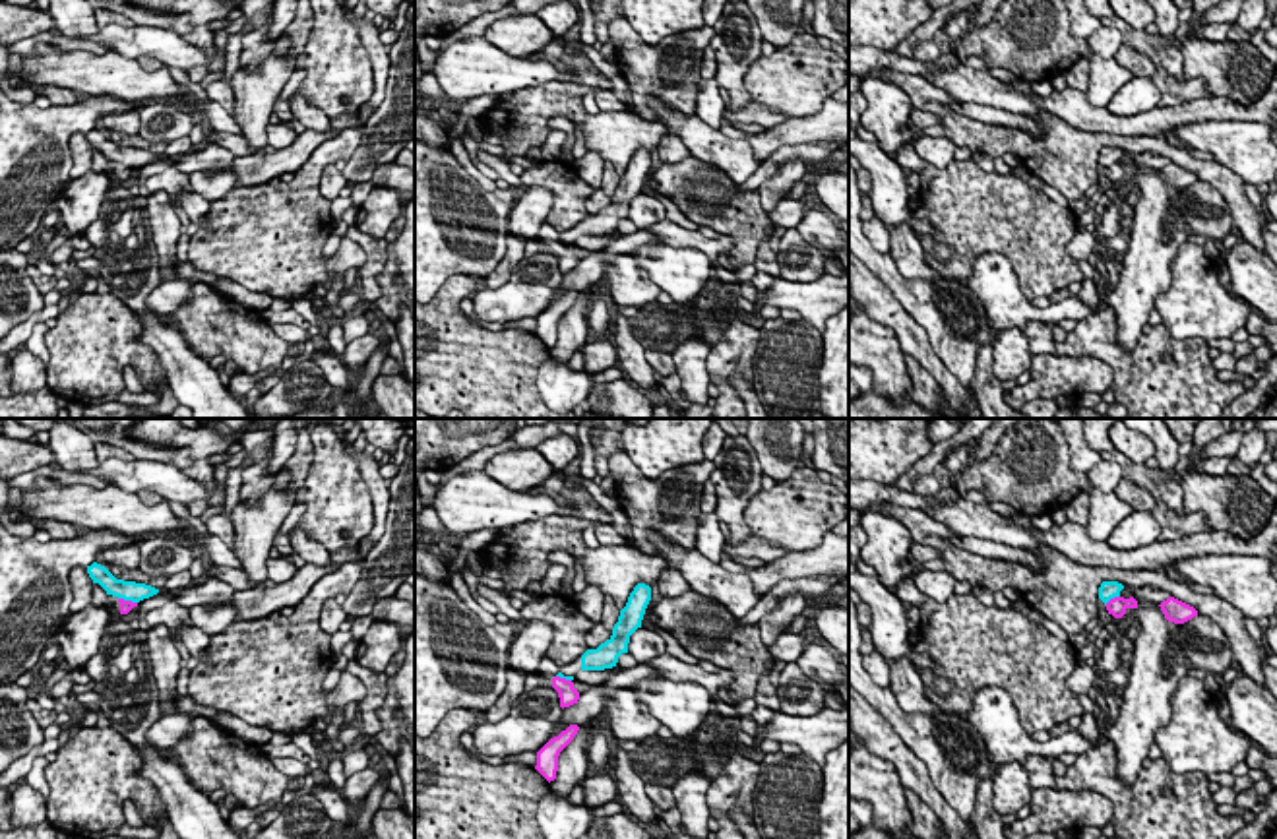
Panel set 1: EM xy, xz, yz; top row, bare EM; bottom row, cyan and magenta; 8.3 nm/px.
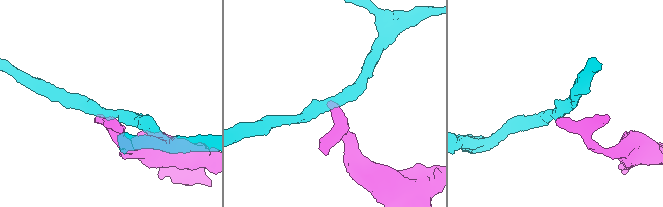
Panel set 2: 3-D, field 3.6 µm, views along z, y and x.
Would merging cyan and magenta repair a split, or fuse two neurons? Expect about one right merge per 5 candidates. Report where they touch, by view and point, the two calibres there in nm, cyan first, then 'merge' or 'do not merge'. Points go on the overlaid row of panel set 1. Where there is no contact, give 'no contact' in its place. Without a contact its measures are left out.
yz (1111, 597) | 160/160 nm | do not merge

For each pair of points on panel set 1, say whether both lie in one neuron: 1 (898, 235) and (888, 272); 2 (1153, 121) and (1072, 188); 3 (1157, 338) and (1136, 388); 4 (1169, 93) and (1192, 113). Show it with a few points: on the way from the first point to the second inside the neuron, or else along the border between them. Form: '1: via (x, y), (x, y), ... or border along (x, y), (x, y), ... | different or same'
1: border along (888, 254), (907, 278), (933, 279) | different
2: border along (1091, 130), (1153, 134), (1157, 138) | different
3: via (1150, 349), (1142, 376) | same
4: border along (1210, 95), (1159, 107) | different

